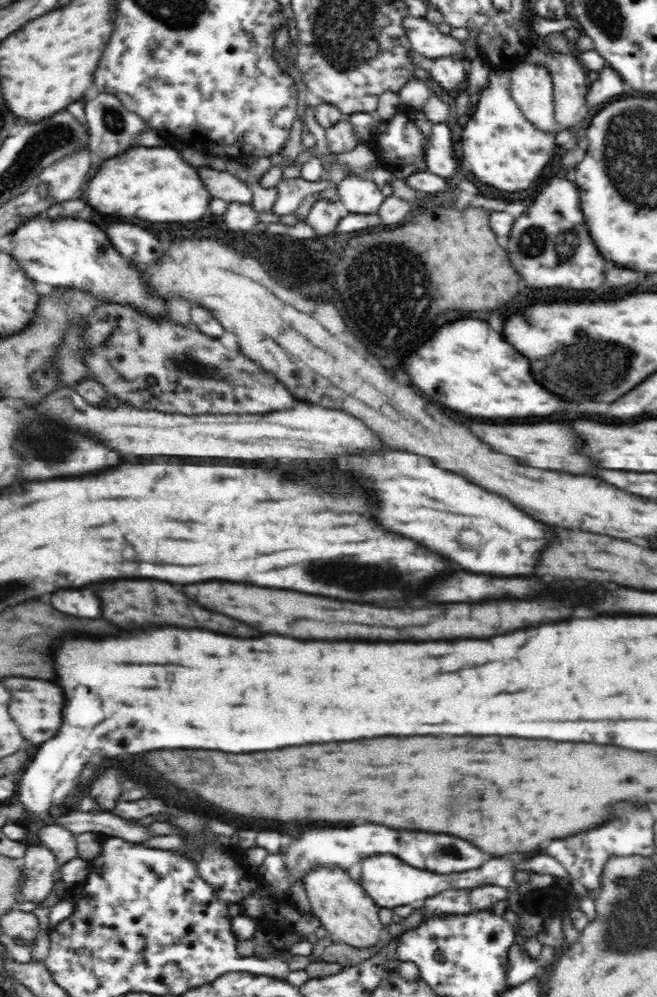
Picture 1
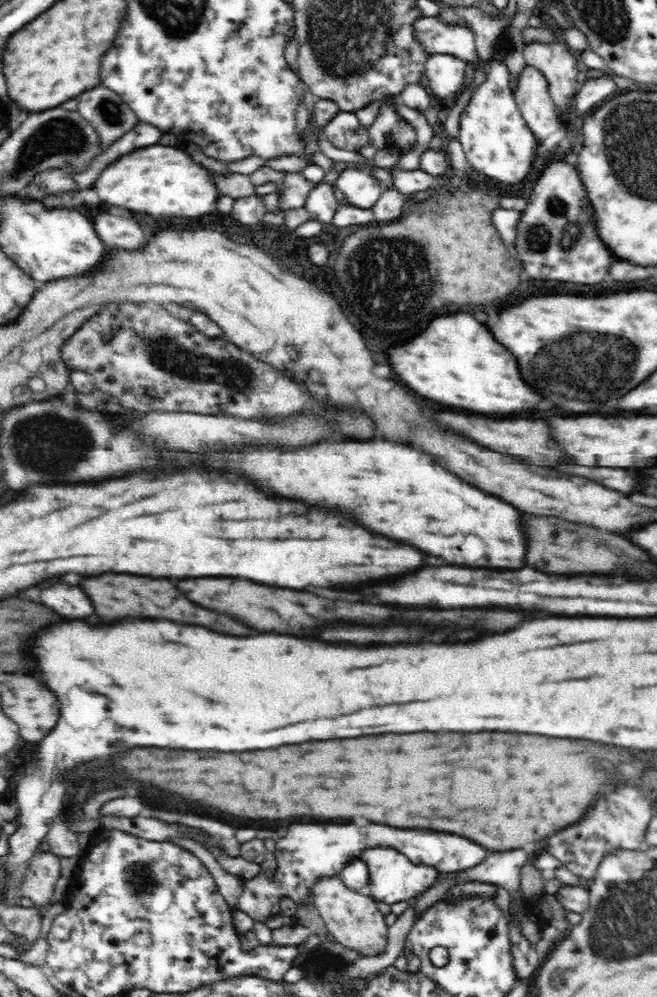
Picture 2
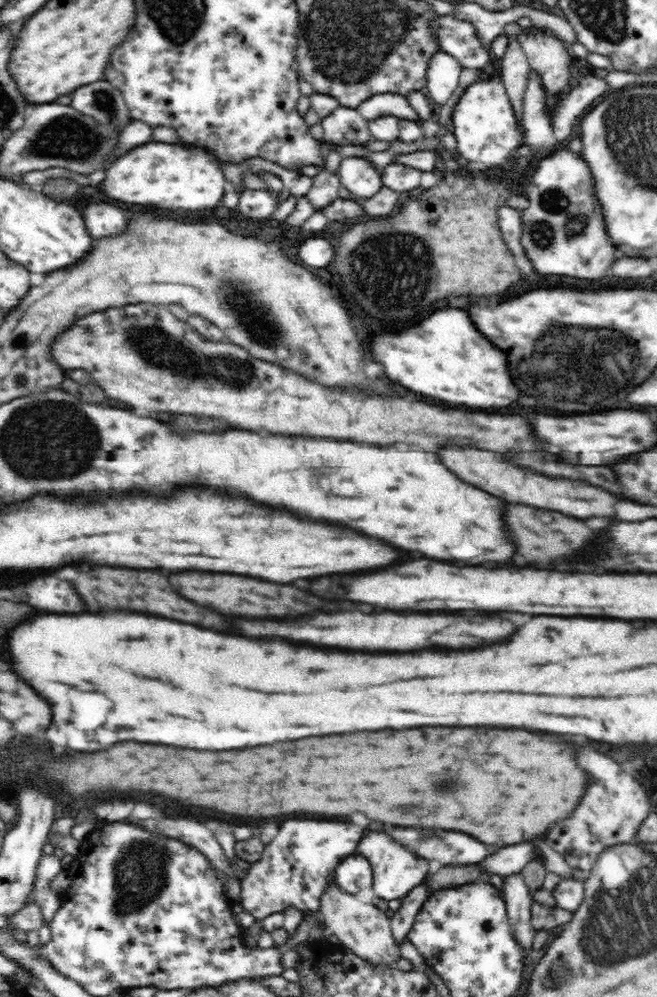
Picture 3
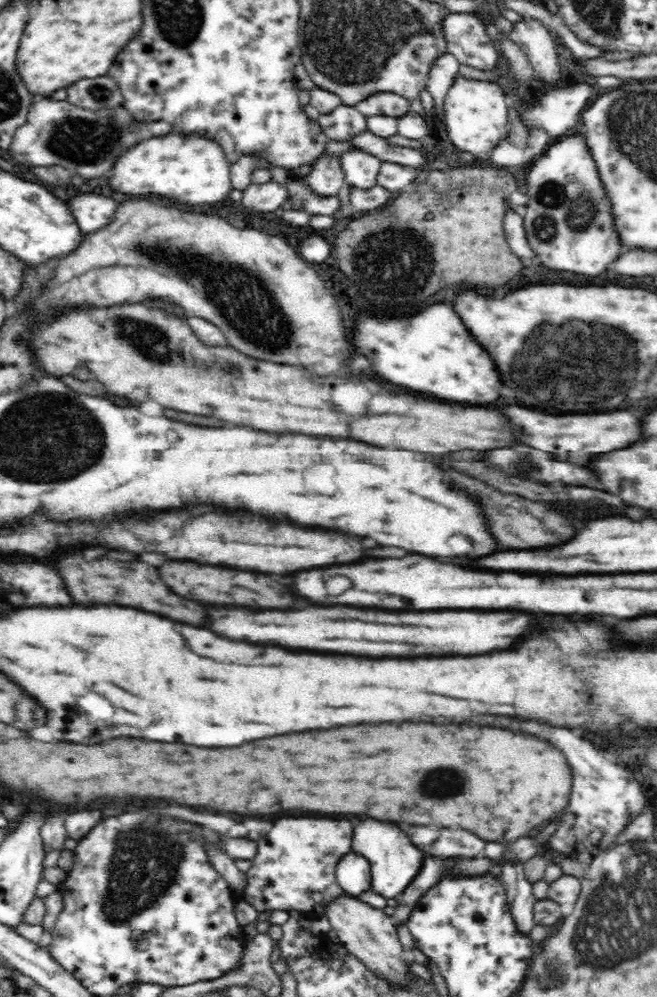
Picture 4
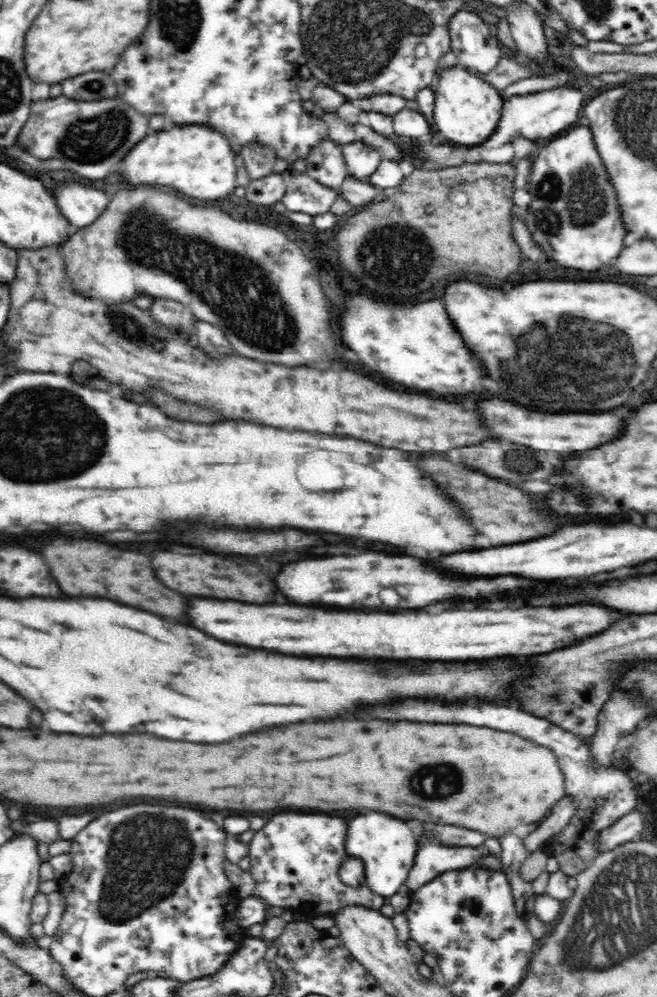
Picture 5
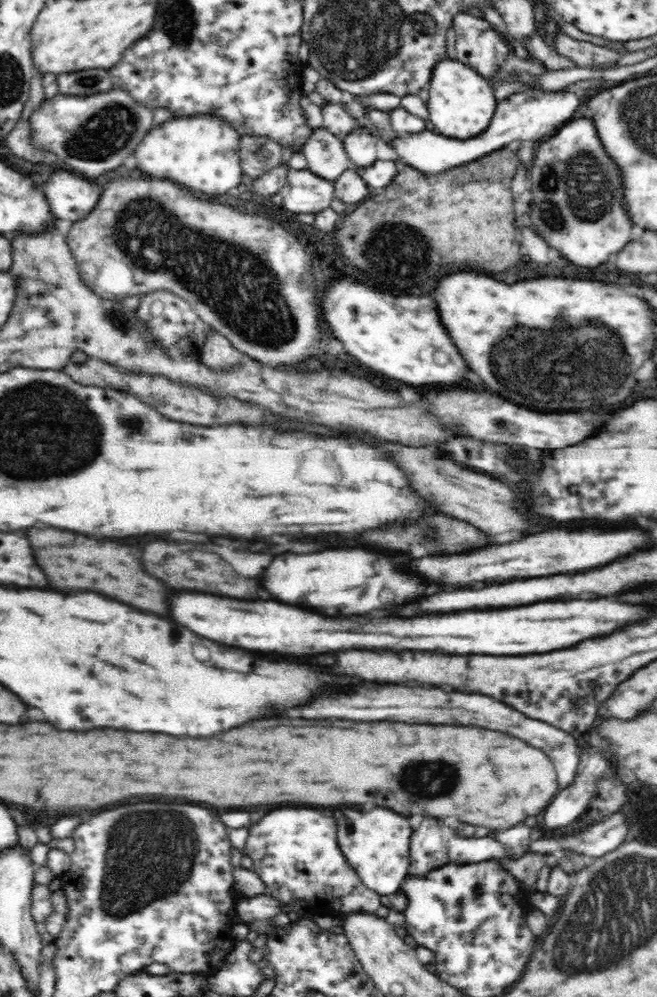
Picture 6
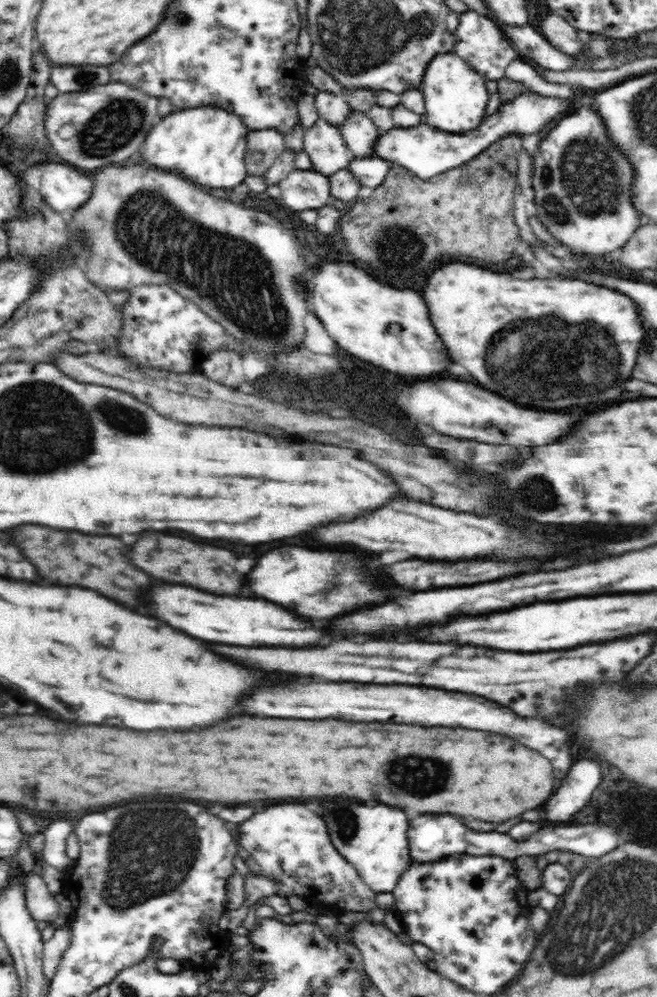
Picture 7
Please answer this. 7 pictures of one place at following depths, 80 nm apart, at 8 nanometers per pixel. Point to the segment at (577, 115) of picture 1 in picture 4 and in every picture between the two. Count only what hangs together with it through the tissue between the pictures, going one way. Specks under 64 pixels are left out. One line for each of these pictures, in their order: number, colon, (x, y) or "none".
2: (556, 61)
3: (550, 57)
4: (531, 36)

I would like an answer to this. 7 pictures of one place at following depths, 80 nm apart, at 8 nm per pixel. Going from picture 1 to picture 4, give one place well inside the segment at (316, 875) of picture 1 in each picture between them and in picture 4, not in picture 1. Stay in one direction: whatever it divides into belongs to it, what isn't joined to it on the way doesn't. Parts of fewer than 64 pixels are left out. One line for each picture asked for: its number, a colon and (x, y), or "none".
2: (354, 920)
3: (361, 927)
4: (368, 933)

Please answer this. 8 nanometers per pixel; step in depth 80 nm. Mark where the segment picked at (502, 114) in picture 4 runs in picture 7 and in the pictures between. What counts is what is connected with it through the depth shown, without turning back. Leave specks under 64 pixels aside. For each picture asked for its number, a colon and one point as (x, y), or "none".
5: (467, 110)
6: (462, 102)
7: (455, 95)

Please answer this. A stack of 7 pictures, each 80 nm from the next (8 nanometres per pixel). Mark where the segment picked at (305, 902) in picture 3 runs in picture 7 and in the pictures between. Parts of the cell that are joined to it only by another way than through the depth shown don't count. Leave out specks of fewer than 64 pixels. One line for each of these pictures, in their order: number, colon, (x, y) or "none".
4: (294, 869)
5: (295, 859)
6: (293, 850)
7: (290, 843)

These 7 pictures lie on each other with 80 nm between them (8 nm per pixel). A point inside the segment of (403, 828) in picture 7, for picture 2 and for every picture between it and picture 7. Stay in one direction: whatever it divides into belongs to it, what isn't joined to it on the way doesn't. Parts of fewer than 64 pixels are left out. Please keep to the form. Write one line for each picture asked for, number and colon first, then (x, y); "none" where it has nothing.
2: (393, 878)
3: (395, 872)
4: (394, 860)
5: (387, 847)
6: (376, 844)

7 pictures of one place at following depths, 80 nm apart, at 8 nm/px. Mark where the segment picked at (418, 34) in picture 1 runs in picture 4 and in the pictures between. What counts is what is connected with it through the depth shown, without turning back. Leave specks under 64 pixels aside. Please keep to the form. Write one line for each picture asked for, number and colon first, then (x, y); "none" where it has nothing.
2: (457, 40)
3: (459, 38)
4: (466, 38)

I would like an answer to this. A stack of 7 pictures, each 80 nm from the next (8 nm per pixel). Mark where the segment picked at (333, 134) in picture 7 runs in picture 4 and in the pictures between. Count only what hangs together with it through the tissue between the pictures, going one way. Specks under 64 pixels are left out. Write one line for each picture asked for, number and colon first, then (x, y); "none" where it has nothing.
4: (326, 177)
5: (326, 163)
6: (325, 153)

